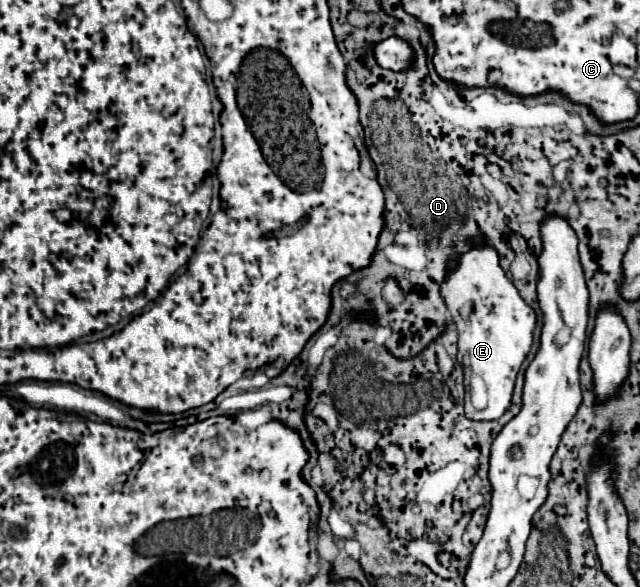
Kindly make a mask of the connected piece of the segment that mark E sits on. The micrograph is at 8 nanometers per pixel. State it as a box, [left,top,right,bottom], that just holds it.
[441,241,535,421]

